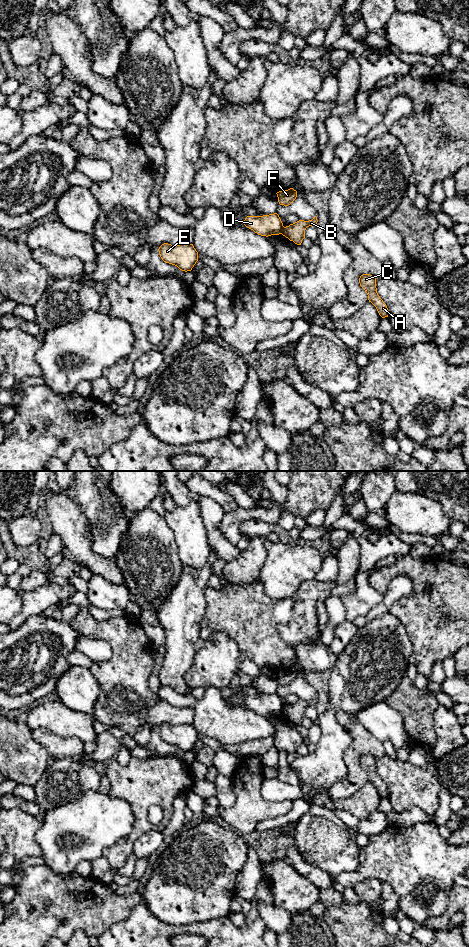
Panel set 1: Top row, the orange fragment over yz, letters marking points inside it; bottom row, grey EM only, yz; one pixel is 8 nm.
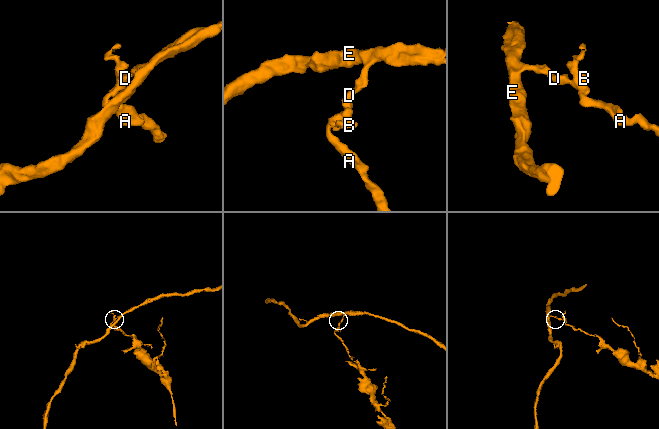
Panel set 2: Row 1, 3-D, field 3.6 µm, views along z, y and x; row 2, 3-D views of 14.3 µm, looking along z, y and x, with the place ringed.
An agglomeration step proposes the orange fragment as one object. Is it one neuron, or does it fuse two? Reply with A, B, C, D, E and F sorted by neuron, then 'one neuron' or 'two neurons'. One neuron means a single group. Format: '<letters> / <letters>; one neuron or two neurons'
A B C F / D E; two neurons

